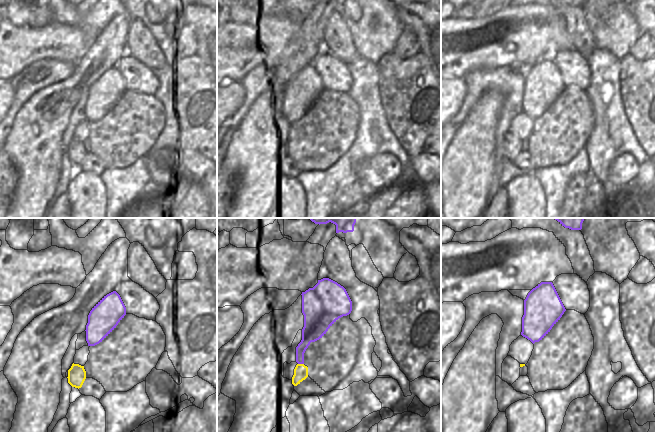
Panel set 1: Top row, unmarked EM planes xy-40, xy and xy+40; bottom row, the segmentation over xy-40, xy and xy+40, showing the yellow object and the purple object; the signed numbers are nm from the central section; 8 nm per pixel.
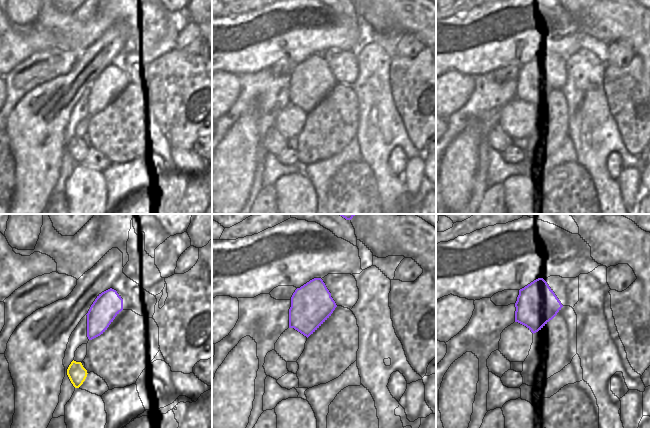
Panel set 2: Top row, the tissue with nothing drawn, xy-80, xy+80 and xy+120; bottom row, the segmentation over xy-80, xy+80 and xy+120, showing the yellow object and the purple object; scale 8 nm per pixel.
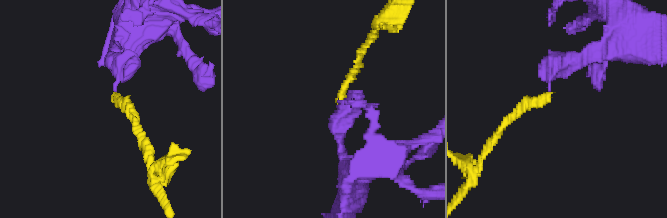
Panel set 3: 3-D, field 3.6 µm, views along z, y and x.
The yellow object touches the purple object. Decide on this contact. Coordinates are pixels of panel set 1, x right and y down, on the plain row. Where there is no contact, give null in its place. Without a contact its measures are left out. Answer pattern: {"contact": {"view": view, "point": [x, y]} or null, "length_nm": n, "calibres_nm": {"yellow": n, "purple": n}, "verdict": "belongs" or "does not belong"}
{"contact": {"view": "xy", "point": [301, 140]}, "length_nm": 50, "calibres_nm": {"yellow": 110, "purple": 130}, "verdict": "does not belong"}

